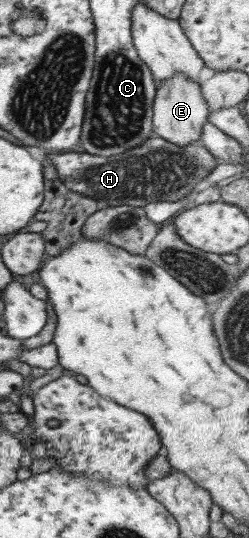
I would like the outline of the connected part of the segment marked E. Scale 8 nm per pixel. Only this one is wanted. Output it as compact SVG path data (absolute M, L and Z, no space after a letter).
M175 72L173 76L155 84L153 104L151 104L153 135L177 146L185 146L185 144L191 144L191 142L200 143L201 128L207 122L208 113L199 85L198 82L189 80L187 76L183 75L183 72Z

